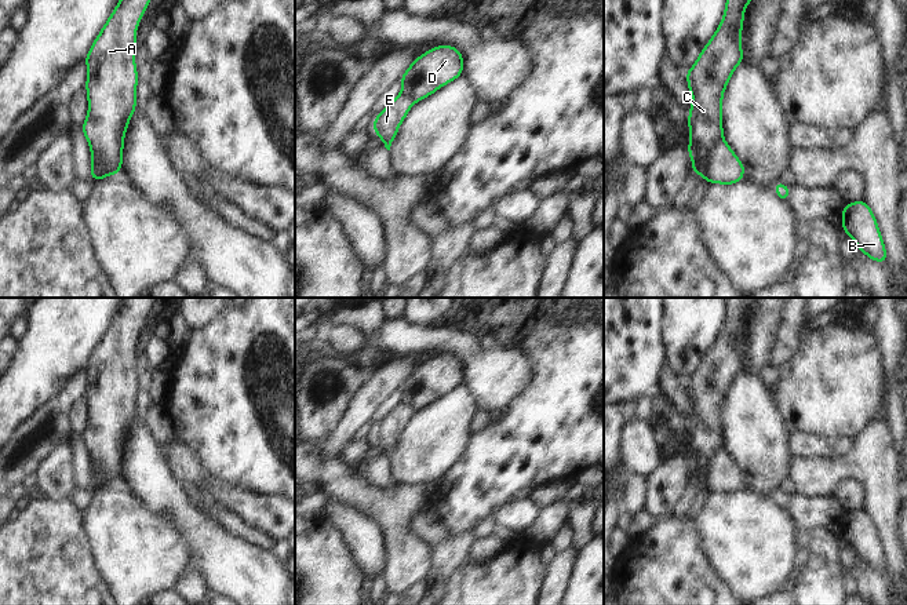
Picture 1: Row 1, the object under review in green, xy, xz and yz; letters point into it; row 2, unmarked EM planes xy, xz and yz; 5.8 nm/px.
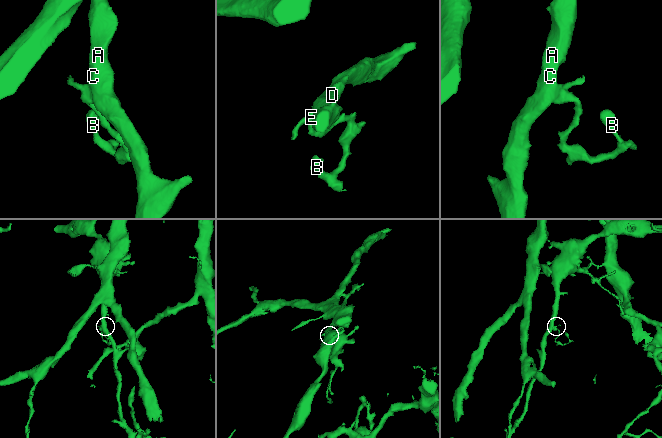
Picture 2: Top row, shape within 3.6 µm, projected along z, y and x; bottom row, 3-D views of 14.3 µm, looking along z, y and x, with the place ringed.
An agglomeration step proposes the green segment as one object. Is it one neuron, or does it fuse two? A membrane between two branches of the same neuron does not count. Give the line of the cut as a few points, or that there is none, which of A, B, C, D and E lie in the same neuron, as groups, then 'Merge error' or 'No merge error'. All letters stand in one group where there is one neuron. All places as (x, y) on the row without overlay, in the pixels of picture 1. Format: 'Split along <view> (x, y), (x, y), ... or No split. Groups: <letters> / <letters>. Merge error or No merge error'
Split along yz (722, 447), (709, 463), (707, 488). Groups: A C D / B E. Merge error

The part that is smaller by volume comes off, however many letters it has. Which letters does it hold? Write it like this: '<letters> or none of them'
B, E

